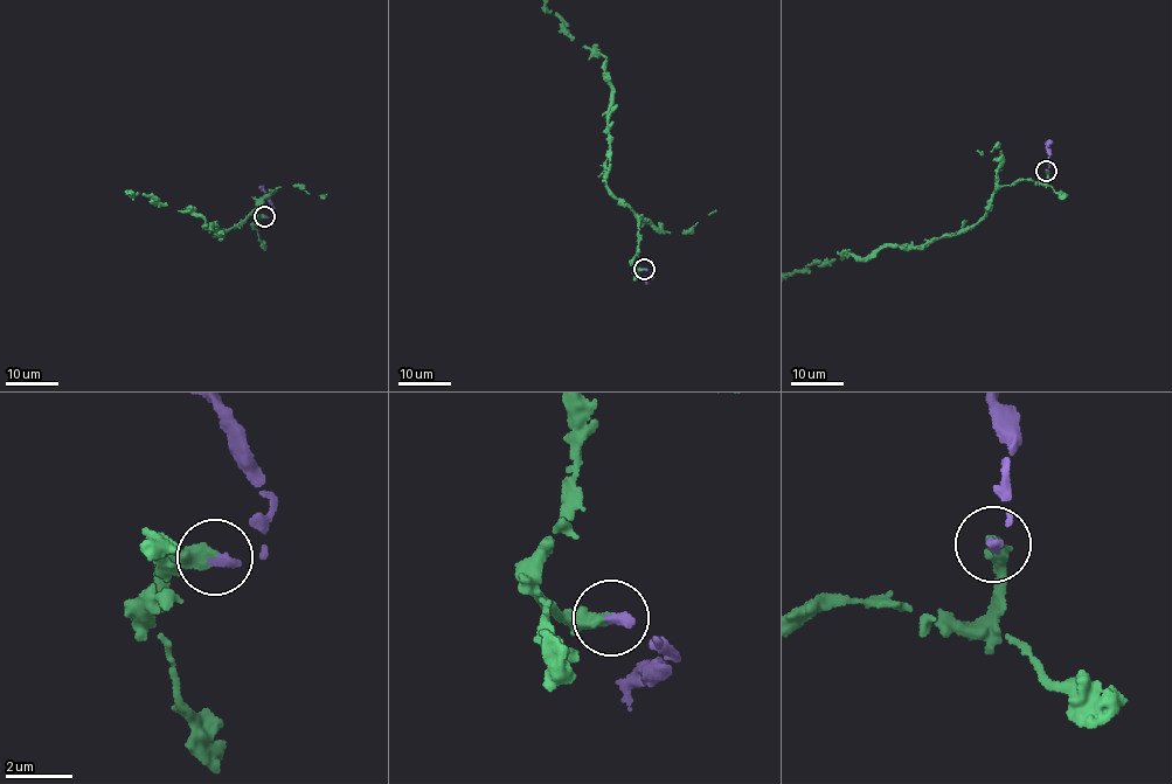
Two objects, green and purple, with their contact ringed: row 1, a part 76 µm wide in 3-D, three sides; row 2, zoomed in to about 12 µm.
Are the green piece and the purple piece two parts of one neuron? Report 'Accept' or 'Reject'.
Accept

